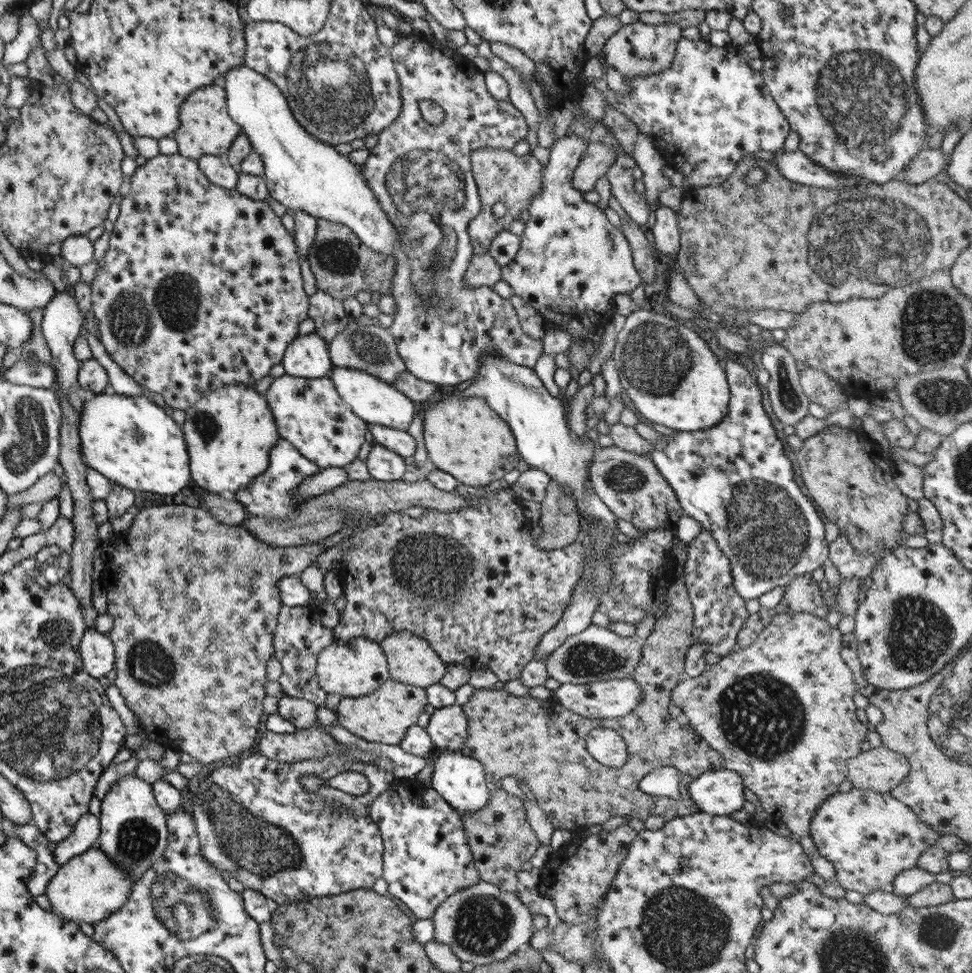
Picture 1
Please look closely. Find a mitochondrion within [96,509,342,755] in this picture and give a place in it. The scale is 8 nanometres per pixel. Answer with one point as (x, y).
(151, 664)

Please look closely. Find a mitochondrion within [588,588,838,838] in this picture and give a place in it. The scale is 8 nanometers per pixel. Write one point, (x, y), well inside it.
(761, 715)

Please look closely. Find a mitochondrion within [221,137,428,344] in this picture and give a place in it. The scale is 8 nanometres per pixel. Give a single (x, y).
(337, 256)

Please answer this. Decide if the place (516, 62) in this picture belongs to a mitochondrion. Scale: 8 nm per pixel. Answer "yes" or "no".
no

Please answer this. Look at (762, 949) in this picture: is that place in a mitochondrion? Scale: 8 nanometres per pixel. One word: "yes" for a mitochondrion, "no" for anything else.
no

